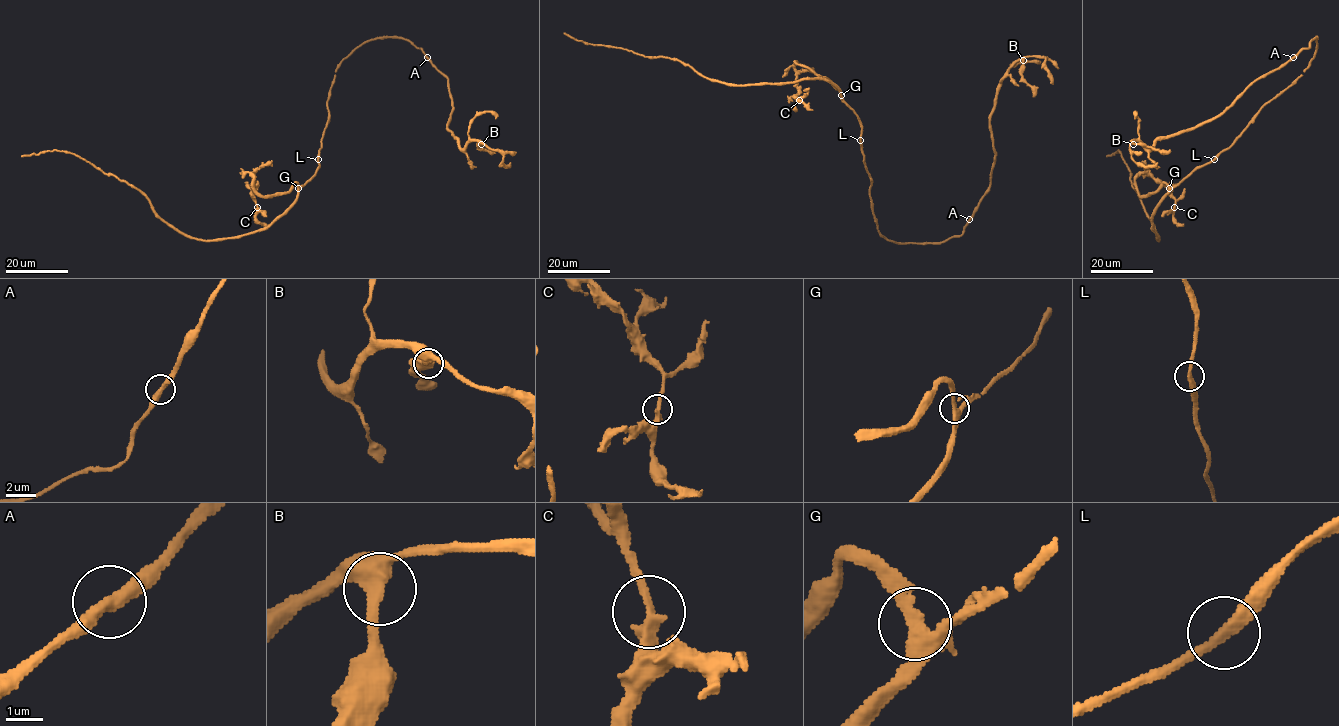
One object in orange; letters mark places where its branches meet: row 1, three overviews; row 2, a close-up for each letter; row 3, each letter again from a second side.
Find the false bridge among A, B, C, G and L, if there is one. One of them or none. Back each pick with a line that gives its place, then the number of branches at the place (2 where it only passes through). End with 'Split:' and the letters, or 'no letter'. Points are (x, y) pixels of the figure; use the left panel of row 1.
Split: no letter

